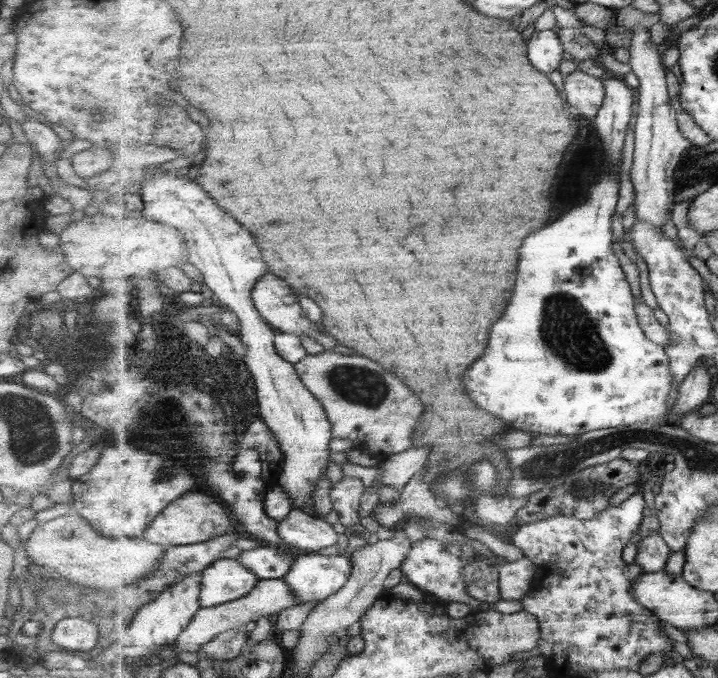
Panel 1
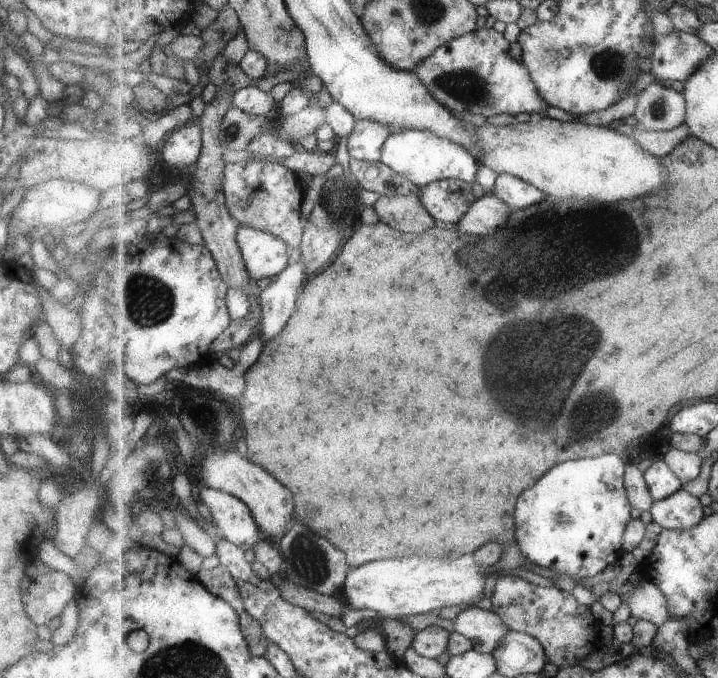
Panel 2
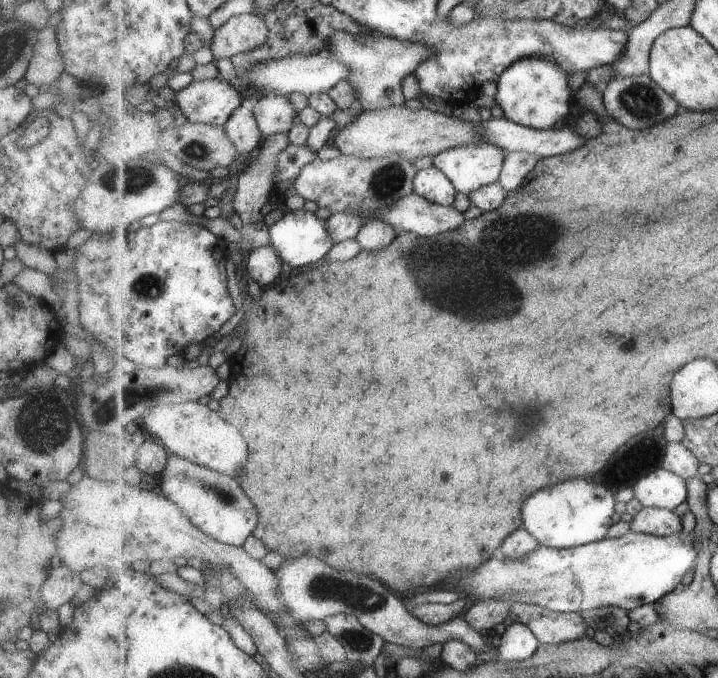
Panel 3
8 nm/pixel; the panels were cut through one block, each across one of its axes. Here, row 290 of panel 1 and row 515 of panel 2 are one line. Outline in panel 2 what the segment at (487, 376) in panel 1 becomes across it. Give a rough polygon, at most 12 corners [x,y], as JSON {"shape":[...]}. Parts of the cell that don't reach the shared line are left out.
{"shape":[[618,454],[570,460],[521,494],[520,551],[583,579],[625,554]]}

